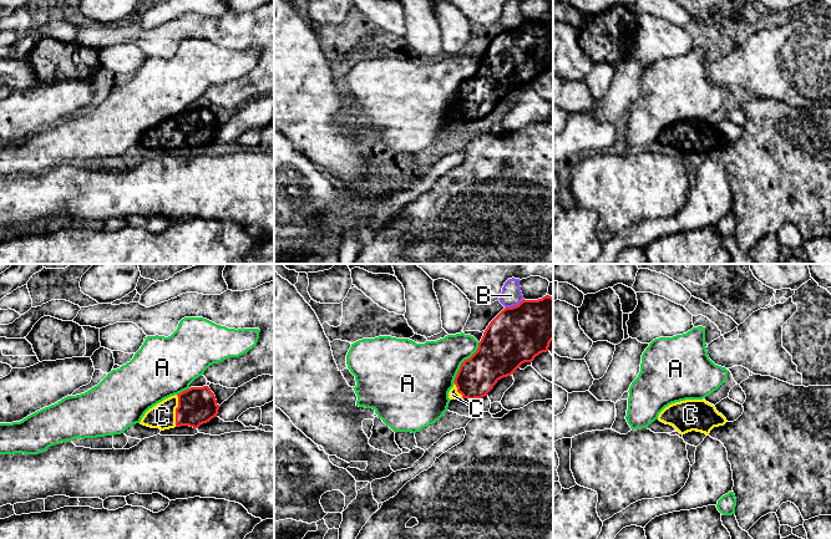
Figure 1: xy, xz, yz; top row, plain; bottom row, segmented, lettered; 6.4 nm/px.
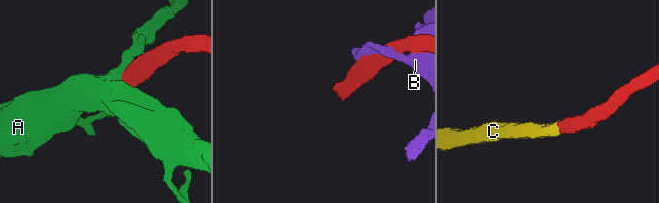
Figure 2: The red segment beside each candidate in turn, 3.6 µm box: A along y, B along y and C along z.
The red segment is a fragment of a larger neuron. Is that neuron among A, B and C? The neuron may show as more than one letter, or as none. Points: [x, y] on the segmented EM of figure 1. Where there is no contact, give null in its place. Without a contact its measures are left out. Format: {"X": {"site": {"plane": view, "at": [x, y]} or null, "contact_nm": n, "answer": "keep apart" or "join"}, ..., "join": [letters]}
{"A": {"site": {"plane": "xz", "at": [462, 362]}, "contact_nm": 320, "answer": "keep apart"}, "B": {"site": {"plane": "xz", "at": [513, 306]}, "contact_nm": 140, "answer": "keep apart"}, "C": {"site": {"plane": "xy", "at": [176, 411]}, "contact_nm": 200, "answer": "join"}, "join": ["C"]}

